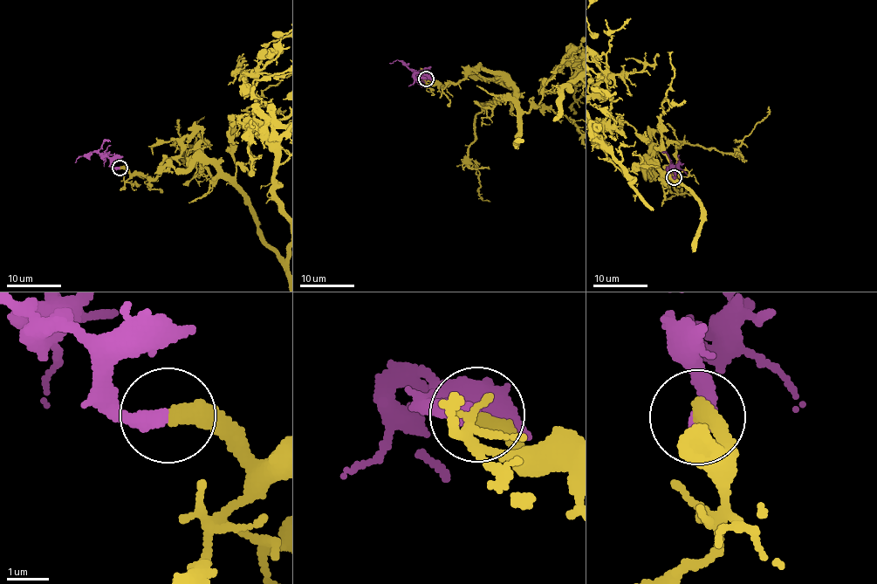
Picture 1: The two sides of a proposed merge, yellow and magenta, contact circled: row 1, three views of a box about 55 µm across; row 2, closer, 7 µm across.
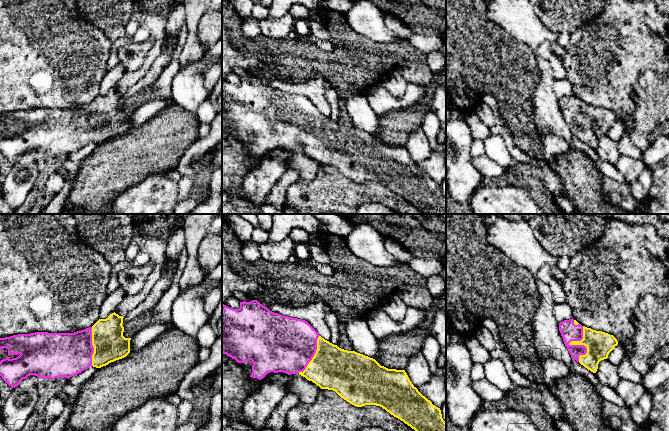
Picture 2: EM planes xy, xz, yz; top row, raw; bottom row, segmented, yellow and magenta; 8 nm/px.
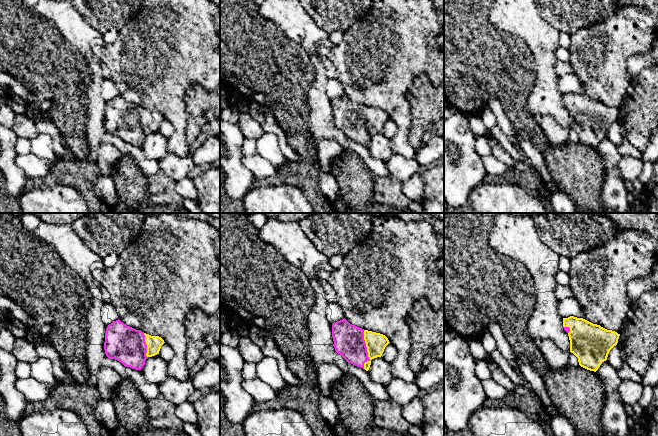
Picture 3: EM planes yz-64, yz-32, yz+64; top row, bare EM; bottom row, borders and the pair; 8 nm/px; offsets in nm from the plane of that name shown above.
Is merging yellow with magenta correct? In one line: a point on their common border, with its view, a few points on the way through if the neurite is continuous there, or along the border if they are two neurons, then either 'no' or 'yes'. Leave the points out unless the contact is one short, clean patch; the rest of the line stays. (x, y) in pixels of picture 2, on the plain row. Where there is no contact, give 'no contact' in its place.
contact yz (573, 120); yes

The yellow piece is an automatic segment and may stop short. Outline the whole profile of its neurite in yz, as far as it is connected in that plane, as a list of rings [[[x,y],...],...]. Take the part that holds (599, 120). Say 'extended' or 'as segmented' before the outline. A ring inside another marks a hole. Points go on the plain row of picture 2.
extended; [[[569,95],[559,99],[559,107],[572,136],[596,149],[601,136],[618,121],[617,115],[608,109],[596,107]]]

